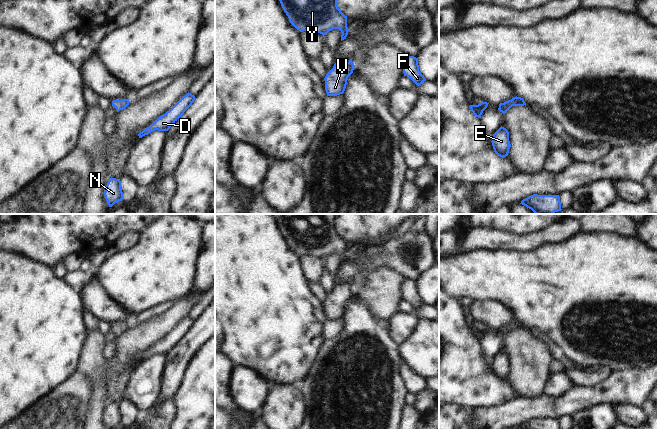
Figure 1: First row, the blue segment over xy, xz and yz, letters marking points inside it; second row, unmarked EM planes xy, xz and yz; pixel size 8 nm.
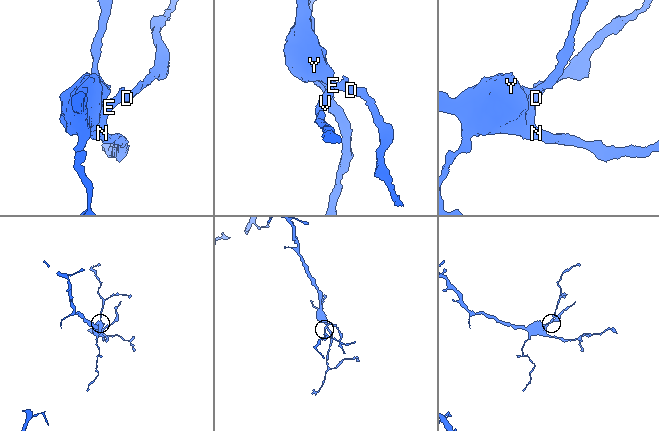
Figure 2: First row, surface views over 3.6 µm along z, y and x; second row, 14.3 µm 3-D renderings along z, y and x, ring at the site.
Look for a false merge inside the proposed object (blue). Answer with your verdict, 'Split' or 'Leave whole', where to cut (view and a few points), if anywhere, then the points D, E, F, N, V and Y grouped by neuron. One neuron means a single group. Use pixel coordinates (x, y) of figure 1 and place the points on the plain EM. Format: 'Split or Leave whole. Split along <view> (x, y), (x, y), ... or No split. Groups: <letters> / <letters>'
Leave whole. No split. Groups: D E F N V Y

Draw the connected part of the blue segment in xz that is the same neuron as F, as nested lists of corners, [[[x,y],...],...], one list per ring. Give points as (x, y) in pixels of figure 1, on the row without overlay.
[[[407,280],[403,286],[404,300],[409,301],[417,310],[426,305],[425,301],[419,295],[418,282]]]

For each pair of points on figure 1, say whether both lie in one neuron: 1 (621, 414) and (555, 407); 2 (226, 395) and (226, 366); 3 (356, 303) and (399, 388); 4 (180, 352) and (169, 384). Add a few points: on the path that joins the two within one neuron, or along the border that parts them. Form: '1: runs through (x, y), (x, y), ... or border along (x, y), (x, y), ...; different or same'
1: border along (612, 404), (627, 402), (635, 407); different
2: runs through (225, 388), (225, 373); same
3: runs through (359, 324), (365, 338), (365, 354), (378, 367); same
4: runs through (179, 360), (174, 376); same

